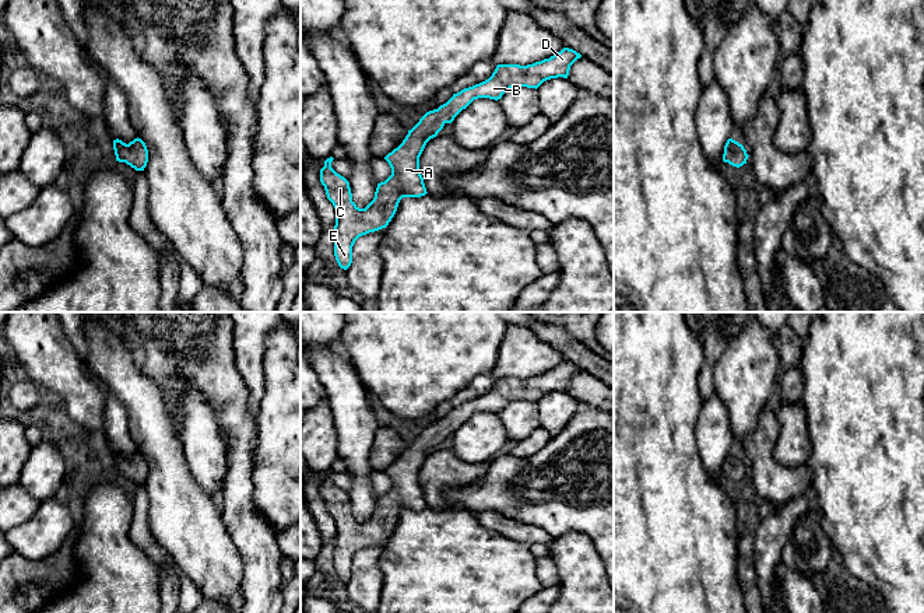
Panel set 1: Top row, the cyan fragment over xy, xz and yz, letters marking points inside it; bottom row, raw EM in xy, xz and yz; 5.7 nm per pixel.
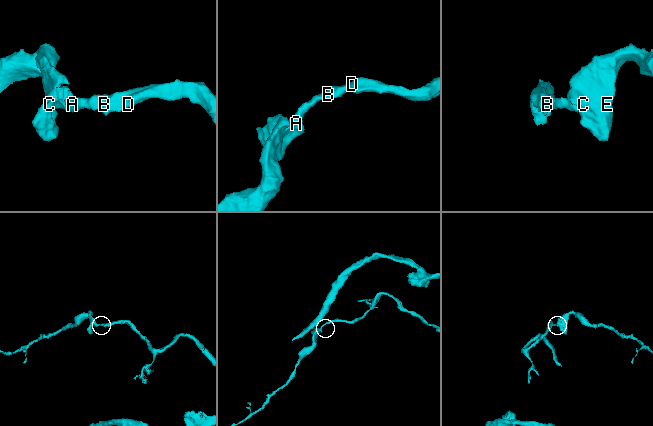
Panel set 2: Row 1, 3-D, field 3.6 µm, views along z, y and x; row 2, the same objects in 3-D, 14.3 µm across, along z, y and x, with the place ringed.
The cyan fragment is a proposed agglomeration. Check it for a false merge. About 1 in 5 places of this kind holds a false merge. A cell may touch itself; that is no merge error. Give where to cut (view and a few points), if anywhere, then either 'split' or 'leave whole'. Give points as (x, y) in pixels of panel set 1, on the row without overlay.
no cut; leave whole

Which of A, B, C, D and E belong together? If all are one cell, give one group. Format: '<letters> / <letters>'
A B C D E

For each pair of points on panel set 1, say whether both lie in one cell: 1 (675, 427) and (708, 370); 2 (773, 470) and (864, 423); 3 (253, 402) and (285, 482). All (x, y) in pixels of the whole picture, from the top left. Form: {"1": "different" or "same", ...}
{"1": "different", "2": "different", "3": "different"}

